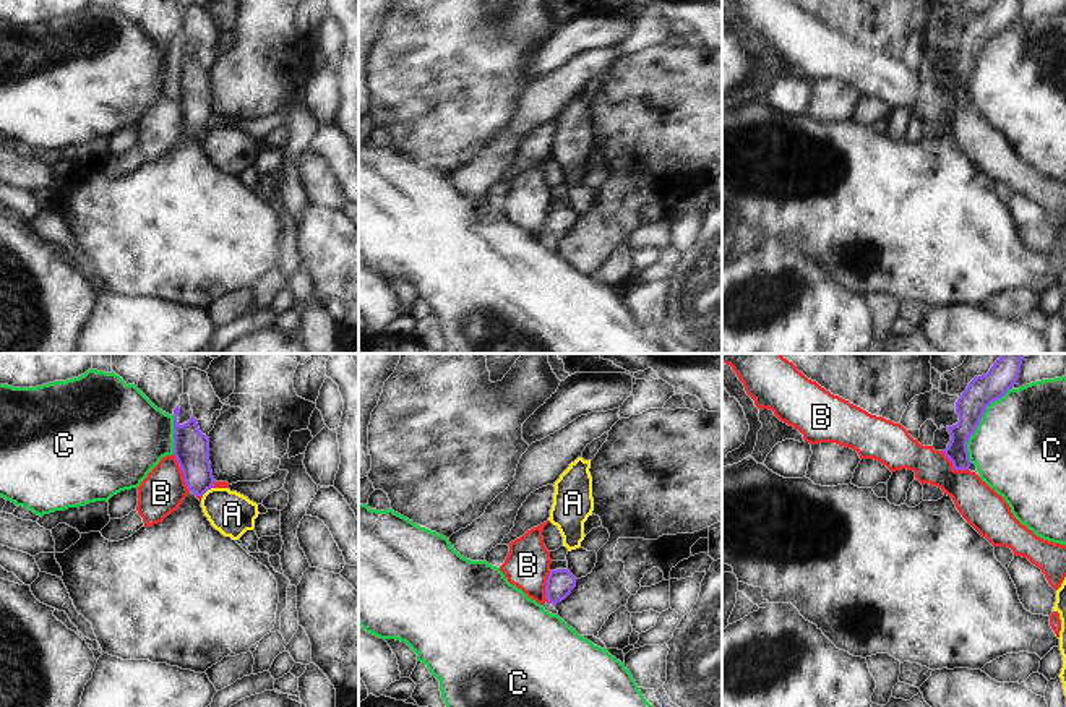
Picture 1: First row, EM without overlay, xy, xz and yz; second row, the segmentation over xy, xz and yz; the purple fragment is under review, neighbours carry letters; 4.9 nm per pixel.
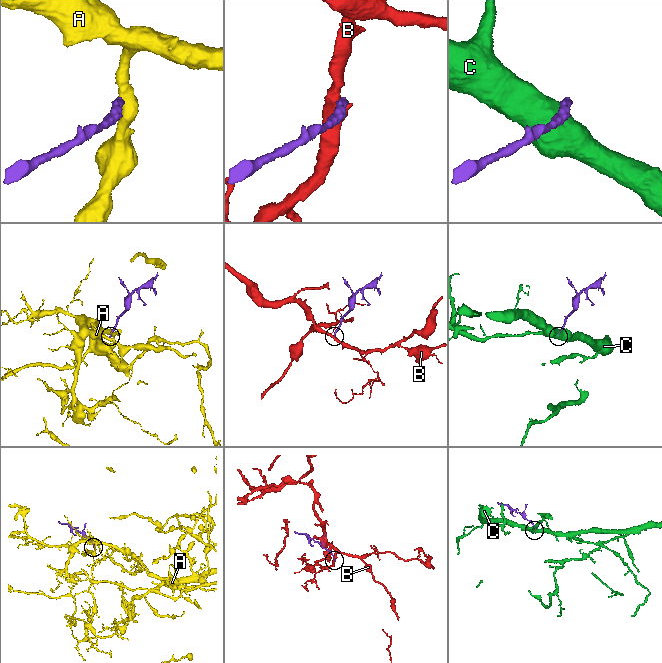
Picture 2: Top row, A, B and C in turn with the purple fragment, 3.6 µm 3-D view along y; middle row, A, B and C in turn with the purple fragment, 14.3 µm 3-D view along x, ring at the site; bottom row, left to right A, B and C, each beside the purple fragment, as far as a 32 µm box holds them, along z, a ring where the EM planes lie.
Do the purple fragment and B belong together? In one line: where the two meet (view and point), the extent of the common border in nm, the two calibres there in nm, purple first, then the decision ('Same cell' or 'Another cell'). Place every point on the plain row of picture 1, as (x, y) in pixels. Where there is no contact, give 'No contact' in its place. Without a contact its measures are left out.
Touches purple at xy (182, 109). Shared border 200 nm. Thickness 180 nm (purple) against 220 nm. Another cell

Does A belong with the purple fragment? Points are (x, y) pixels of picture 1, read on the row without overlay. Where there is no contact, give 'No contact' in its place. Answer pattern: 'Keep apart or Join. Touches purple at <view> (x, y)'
Keep apart. Touches purple at xy (206, 127)

